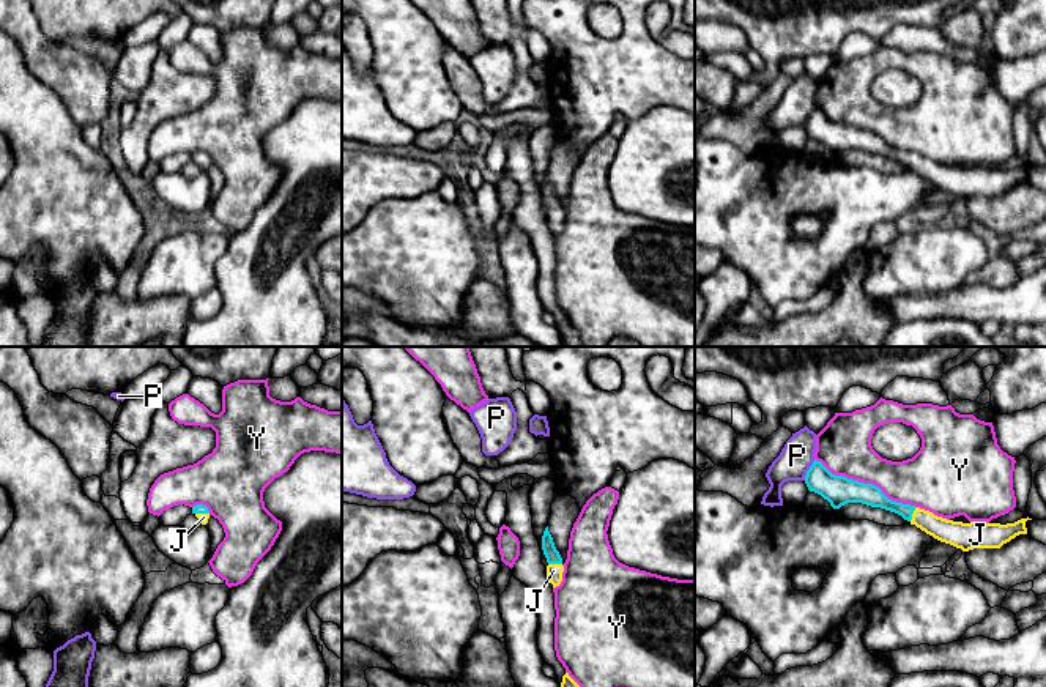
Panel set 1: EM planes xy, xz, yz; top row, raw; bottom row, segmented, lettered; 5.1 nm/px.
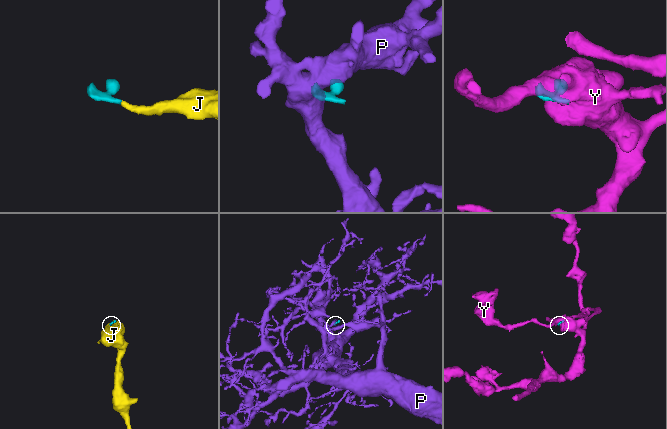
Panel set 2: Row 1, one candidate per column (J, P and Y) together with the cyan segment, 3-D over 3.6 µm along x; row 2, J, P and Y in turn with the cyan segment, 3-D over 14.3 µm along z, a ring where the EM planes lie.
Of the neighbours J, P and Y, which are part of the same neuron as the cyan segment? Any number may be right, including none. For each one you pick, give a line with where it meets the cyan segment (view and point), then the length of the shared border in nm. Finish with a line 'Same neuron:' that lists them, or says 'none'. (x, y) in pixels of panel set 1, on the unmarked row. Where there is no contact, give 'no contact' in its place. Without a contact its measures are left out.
J: contact xz (555, 210); length 70 nm
Same neuron: J

